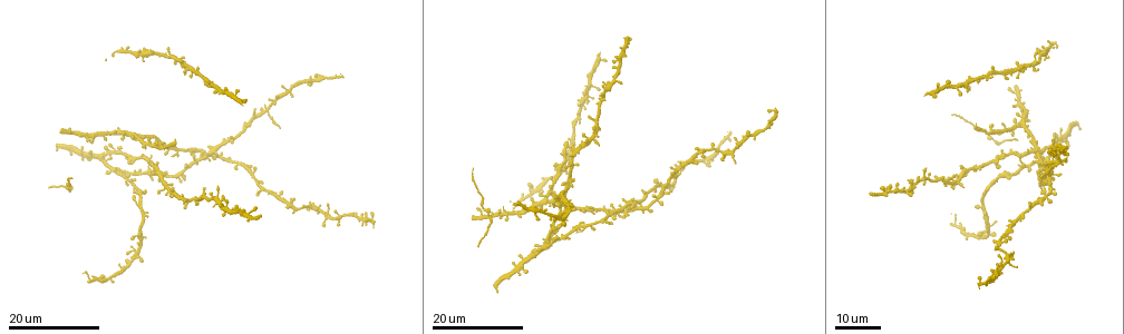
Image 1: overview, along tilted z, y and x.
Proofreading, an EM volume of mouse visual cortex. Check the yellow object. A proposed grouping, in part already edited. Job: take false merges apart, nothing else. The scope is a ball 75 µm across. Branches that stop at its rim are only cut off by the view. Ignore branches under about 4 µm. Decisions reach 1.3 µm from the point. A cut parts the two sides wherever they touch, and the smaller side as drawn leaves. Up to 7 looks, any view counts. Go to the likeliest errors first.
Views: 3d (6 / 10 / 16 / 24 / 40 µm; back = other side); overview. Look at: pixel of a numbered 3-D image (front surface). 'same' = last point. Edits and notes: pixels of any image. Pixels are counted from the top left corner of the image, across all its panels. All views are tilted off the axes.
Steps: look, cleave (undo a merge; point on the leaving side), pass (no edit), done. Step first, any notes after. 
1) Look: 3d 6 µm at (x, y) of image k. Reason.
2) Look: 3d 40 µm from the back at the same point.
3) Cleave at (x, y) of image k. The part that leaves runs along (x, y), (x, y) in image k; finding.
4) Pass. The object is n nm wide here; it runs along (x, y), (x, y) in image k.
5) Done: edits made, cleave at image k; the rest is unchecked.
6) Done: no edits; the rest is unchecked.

Look: 3d 24 µm at (1059, 163) of image 1. Four-way junction.

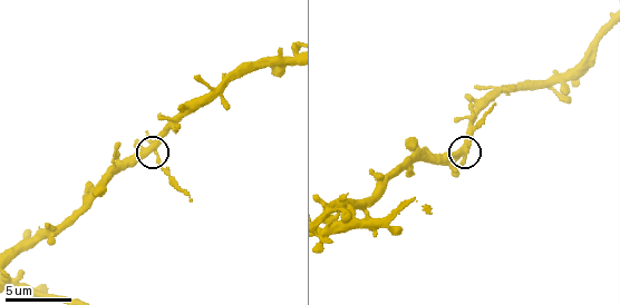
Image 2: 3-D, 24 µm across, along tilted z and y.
Look: 3d 10 µm at (464, 148) of image 2. Zoom in.

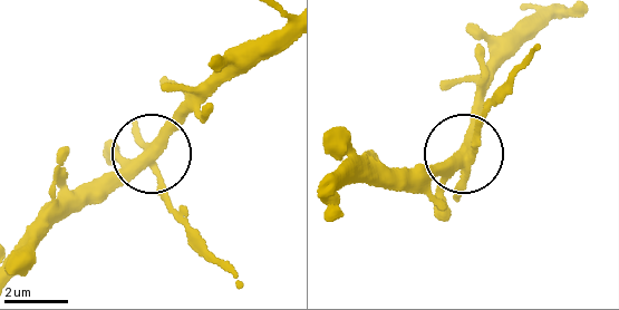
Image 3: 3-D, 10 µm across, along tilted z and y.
Cleave at (163, 196) of image 3. The object is 330 nm wide here; the part that leaves runs along (152, 160), (171, 206), (240, 286) in image 3; two neurons meet here.

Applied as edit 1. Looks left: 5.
Look: overview.

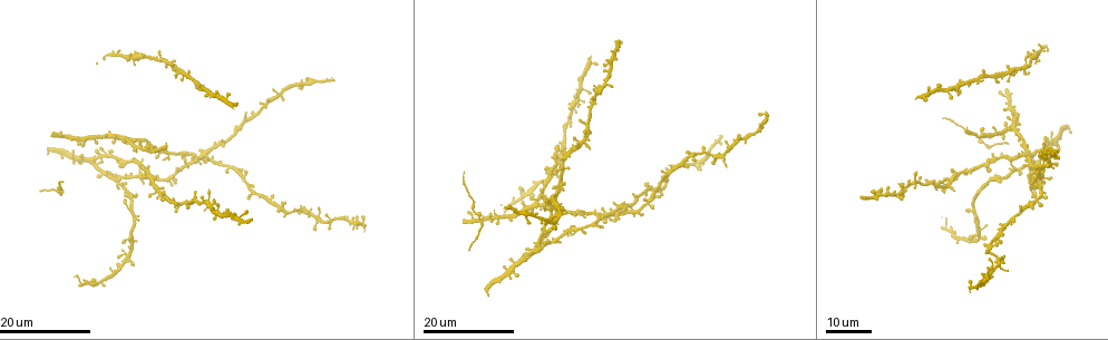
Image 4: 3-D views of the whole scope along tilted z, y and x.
Look: 3d 24 µm at (77, 143) of image 4.

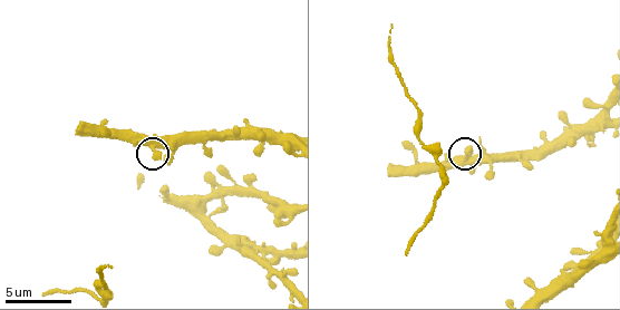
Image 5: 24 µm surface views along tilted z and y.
Look: 3d 6 µm at (152, 149) of image 5. Closer look.

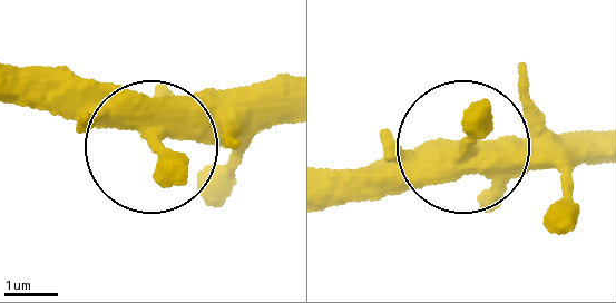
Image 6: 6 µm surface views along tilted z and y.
Pass. The object is 470 nm wide here; continuous, no second neuron.

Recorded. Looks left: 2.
Look: 3d 16 µm at (185, 71) of image 4. Four arms meet.

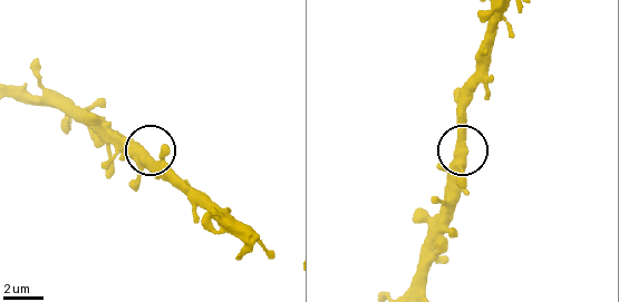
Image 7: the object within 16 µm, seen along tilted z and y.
Look: 3d 10 µm at (456, 163) of image 7.

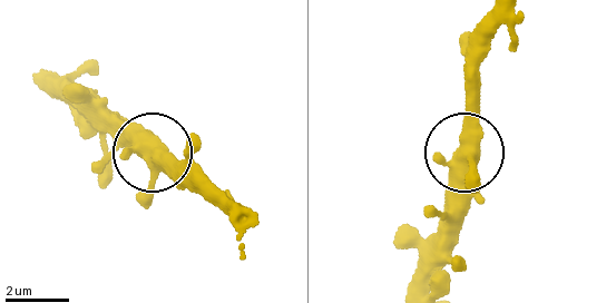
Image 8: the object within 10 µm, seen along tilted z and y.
Pass. 4 arms meet here; continuous, no second neuron.

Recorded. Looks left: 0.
Done: edits made, cleave at image 3; the rest is unchecked.

